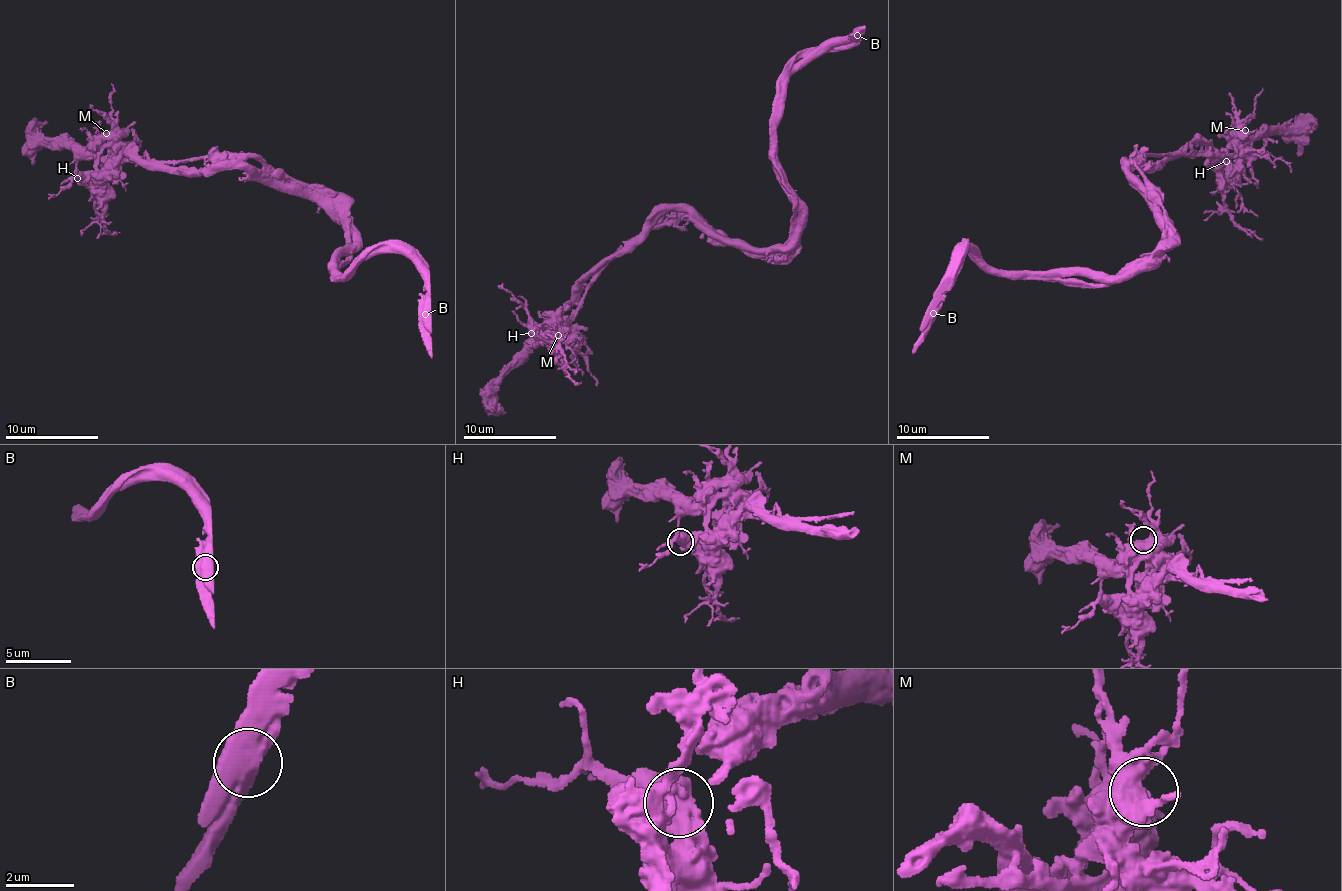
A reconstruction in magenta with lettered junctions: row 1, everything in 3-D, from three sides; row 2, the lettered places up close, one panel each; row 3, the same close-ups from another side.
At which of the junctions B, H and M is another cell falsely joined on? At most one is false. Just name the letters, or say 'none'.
B

